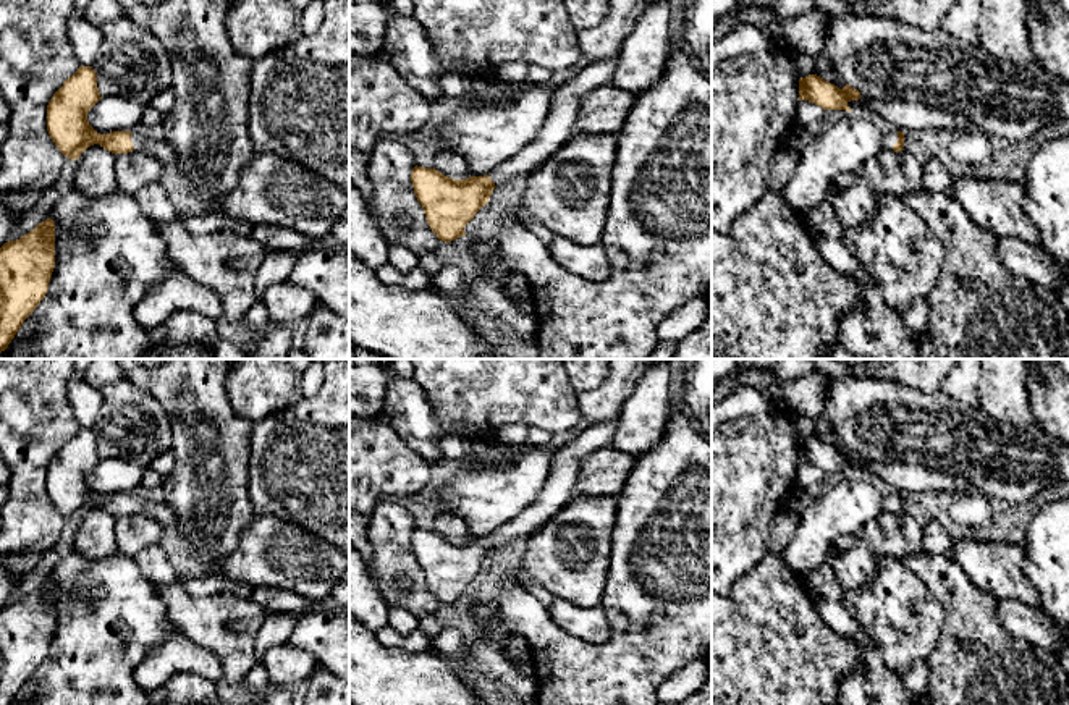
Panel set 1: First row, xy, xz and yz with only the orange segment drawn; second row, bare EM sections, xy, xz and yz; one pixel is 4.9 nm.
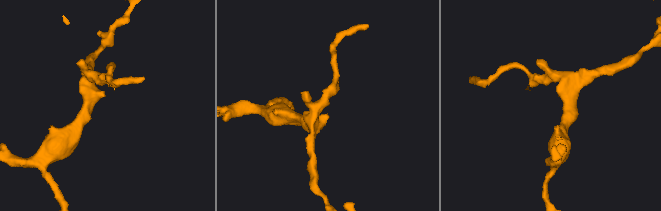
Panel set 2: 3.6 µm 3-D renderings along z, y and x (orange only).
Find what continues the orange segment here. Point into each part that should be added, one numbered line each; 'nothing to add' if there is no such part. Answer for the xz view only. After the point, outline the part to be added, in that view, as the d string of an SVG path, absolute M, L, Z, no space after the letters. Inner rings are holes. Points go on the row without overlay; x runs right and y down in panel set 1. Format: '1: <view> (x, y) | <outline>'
1: xz (565, 463) | M619 414L611 420L584 428L573 443L551 453L548 479L539 500L488 535L495 548L514 538L530 538L568 504L582 459L610 445L616 432L618 417Z

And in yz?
1: yz (890, 500) | M886 492L883 498L883 511L893 513L893 508L896 506L896 503L898 503L898 493Z

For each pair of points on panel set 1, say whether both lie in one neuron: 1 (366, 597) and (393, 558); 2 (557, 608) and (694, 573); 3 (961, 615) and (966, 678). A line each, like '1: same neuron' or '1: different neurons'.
1: different neurons
2: different neurons
3: same neuron

